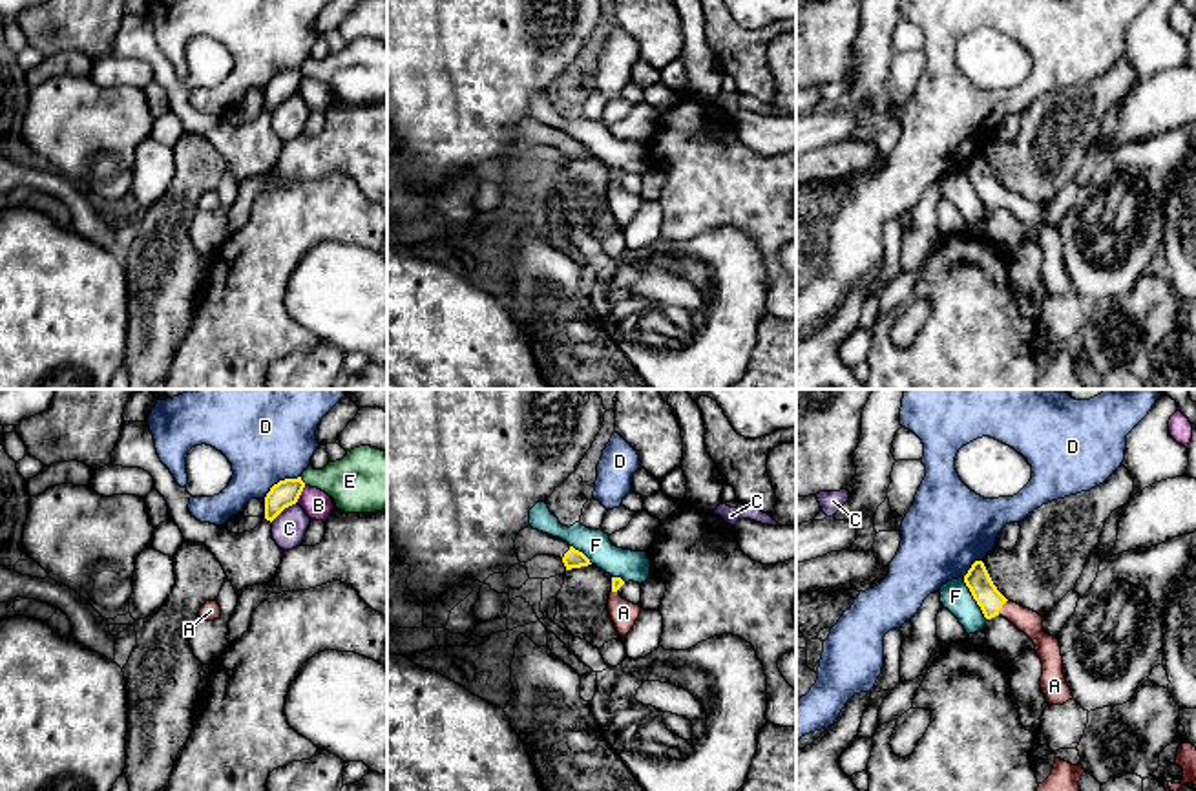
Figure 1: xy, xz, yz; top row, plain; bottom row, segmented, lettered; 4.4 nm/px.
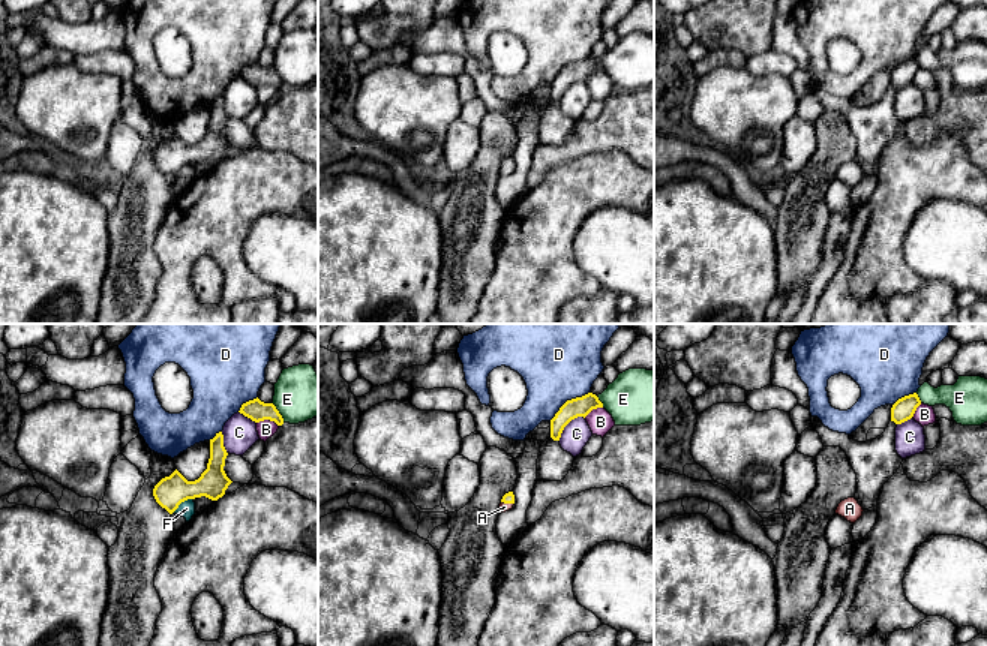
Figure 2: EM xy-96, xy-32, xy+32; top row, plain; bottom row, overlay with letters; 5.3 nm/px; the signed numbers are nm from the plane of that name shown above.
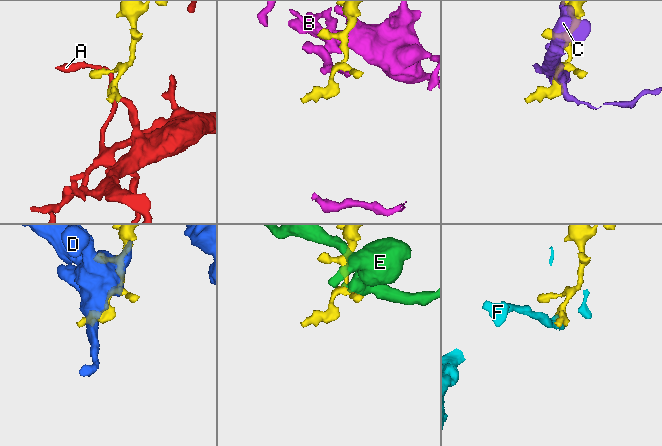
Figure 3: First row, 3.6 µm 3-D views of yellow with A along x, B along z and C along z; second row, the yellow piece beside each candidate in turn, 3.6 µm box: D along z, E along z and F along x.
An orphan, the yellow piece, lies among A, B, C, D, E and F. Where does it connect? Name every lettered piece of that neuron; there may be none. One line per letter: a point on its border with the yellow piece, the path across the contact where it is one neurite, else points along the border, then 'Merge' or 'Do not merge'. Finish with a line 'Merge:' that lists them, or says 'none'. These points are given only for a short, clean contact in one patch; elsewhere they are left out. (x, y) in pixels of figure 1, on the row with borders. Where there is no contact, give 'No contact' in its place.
A: Touches yellow at yz (1001, 607). Path across: yz (977, 580), (1001, 607), (1028, 622). Merge
B: Touches yellow at xy (300, 494). Boundary: xy (305, 486), (296, 501). Do not merge
C: Touches yellow at xy (283, 508). Boundary: xy (296, 501), (271, 521). Do not merge
D: Touches yellow at xy (280, 481). Do not merge
E: Touches yellow at xy (302, 481). Boundary: xy (300, 477), (305, 485). Do not merge
F: Touches yellow at yz (974, 598). Boundary: yz (963, 578), (986, 620). Do not merge
Merge: A

